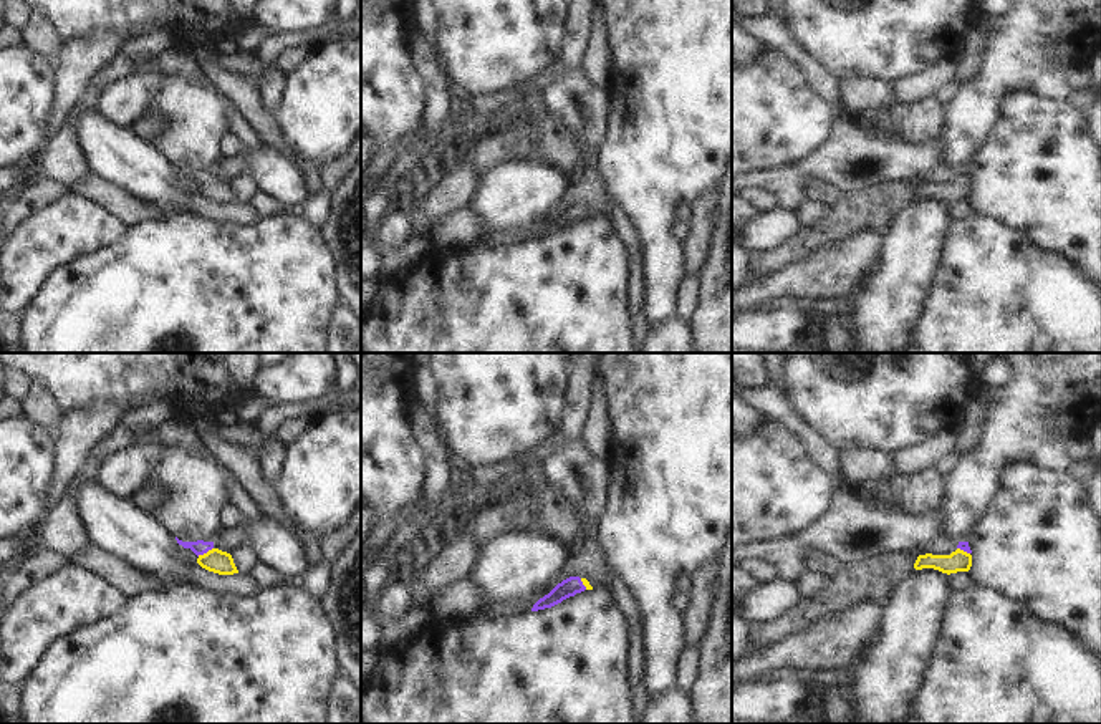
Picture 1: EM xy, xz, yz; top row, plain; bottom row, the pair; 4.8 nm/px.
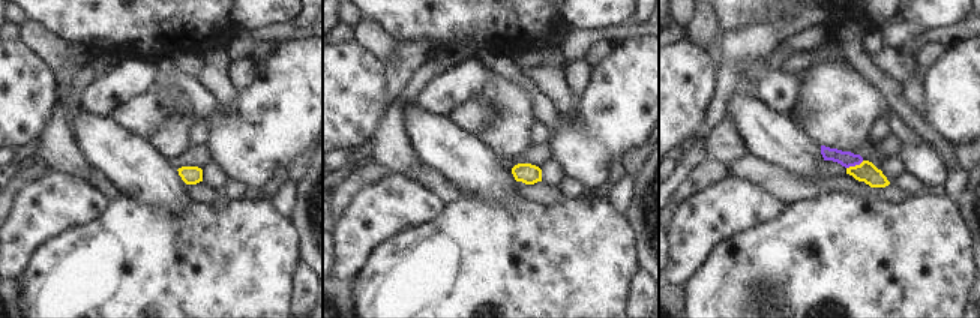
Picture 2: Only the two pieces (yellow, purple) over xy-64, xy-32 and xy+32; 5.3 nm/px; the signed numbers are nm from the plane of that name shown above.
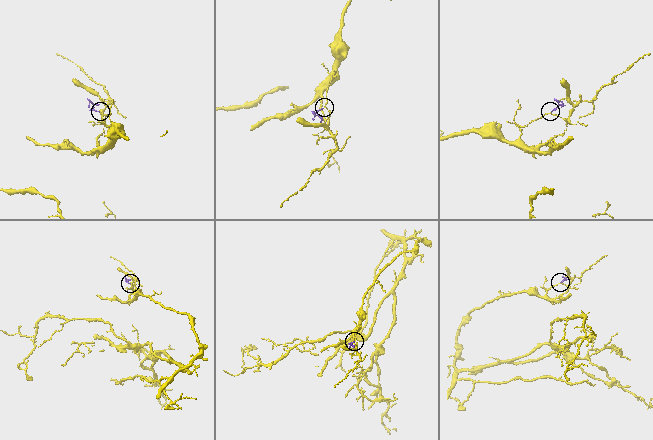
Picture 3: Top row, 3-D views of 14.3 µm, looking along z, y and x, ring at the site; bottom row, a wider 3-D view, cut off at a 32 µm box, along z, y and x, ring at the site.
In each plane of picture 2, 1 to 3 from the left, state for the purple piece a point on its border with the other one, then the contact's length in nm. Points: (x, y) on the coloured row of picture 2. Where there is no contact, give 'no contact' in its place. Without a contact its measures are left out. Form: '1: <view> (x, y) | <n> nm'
1: no contact
2: no contact
3: xy+32 (856, 165) | 100 nm

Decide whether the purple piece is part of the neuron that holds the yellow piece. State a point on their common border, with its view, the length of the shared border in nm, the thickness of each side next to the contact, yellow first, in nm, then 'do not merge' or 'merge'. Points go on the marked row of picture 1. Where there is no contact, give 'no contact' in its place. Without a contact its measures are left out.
xy (204, 554) | 90 nm | 120/70 nm | merge

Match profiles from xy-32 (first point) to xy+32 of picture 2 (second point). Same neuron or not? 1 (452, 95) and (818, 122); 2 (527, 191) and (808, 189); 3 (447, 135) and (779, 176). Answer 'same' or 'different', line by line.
1: different
2: same
3: different

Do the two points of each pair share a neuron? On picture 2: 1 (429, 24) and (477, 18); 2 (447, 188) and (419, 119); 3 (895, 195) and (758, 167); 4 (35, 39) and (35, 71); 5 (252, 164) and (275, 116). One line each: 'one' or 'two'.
1: one
2: two
3: one
4: two
5: one

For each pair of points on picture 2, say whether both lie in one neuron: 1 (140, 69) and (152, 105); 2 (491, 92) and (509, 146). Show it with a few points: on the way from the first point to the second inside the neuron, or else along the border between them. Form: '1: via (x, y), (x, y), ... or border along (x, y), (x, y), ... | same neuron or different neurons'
1: border along (159, 84), (116, 110) | different neurons
2: via (505, 105), (509, 110), (509, 132) | same neuron

